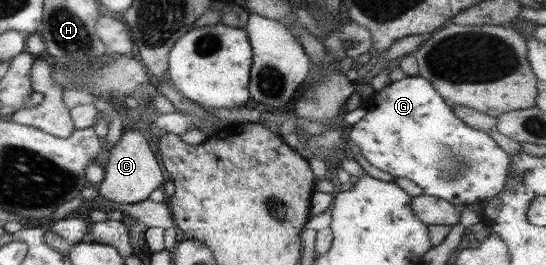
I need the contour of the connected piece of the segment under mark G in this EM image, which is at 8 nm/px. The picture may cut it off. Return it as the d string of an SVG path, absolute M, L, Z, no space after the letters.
M407 76L389 82L379 92L369 92L363 109L365 114L349 130L345 146L357 146L360 155L373 168L387 172L394 179L407 178L423 190L423 195L435 196L458 207L473 203L483 204L503 190L510 156L487 133L469 128L459 121L450 105L437 95L422 76Z

